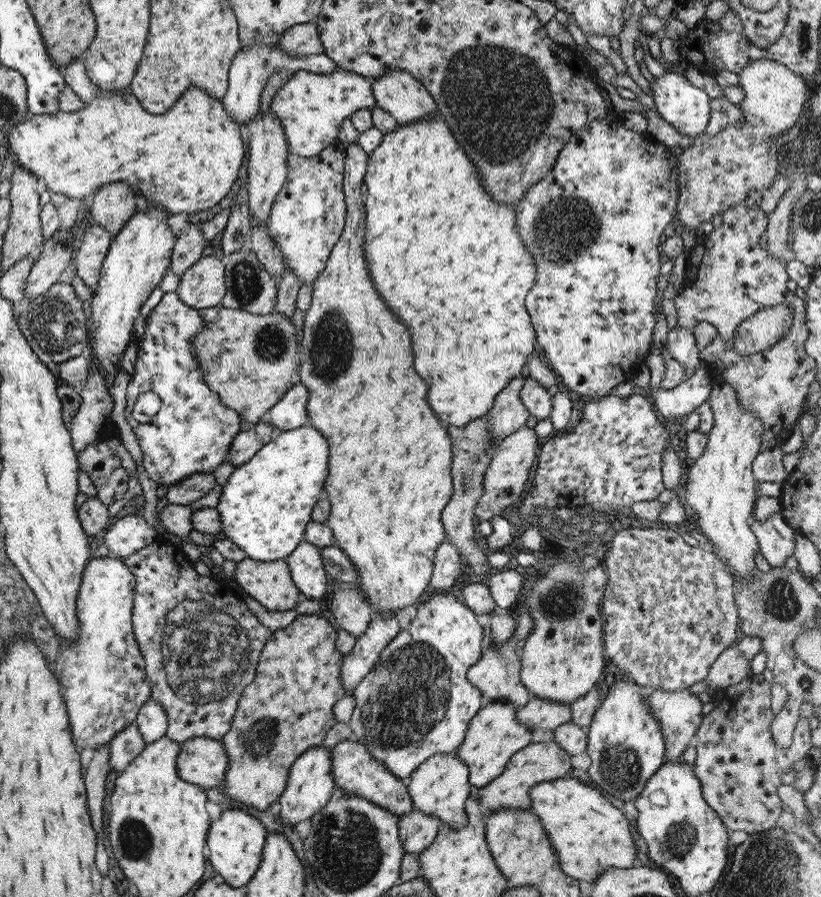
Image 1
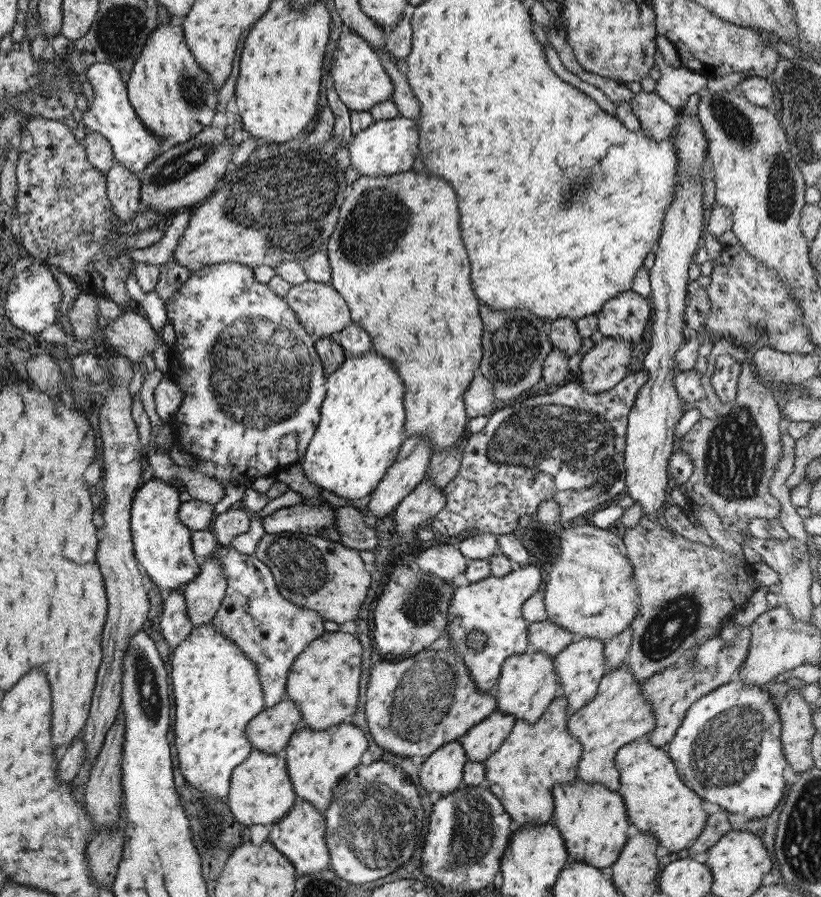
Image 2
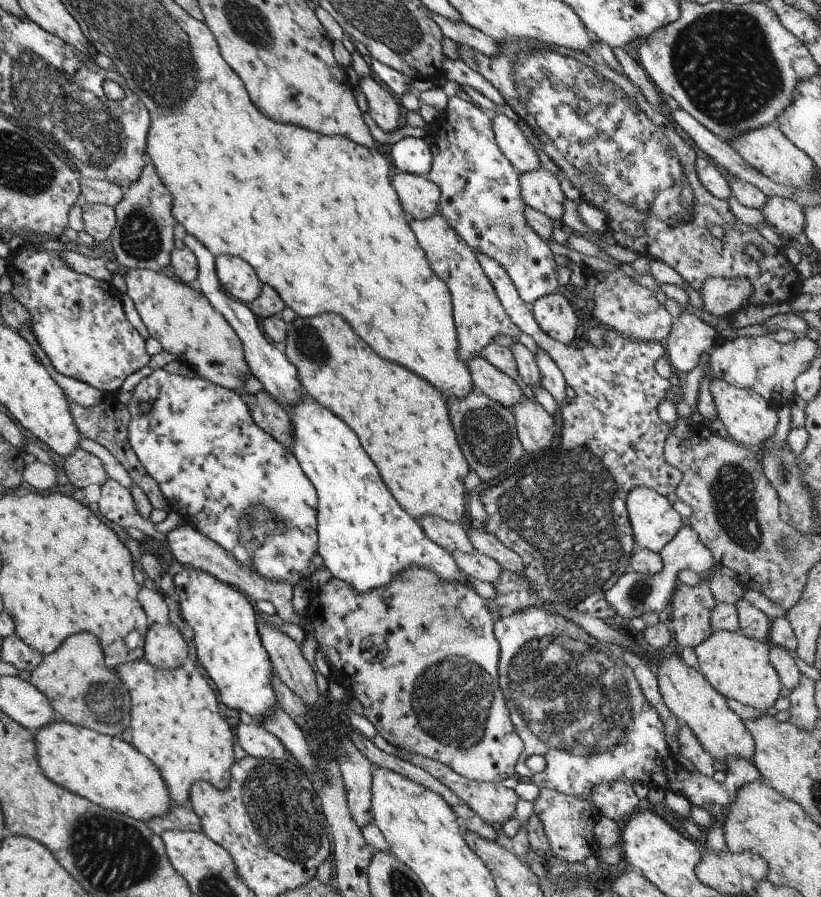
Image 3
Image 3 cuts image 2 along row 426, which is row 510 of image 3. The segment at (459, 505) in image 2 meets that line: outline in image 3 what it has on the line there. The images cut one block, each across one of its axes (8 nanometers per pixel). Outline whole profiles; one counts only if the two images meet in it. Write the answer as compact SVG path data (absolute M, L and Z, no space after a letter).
M485 254L474 256L511 323L520 332L530 335L539 350L547 352L561 372L565 385L575 393L575 398L558 404L557 411L561 414L559 442L539 455L521 460L517 465L521 471L515 470L499 484L478 490L479 502L487 514L483 530L495 536L502 546L515 552L525 566L521 574L501 569L492 584L495 598L490 605L506 613L531 606L550 608L547 604L565 604L567 608L610 622L614 612L603 600L603 592L607 592L619 576L629 571L629 556L635 549L625 507L627 494L631 488L643 486L665 497L675 492L683 476L663 458L664 442L672 427L661 422L656 414L656 407L671 387L668 380L661 378L653 368L655 361L664 357L665 350L657 342L632 340L608 328L603 330L603 346L599 348L589 343L583 348L573 348L555 342L535 323L529 306L519 298L505 270Z

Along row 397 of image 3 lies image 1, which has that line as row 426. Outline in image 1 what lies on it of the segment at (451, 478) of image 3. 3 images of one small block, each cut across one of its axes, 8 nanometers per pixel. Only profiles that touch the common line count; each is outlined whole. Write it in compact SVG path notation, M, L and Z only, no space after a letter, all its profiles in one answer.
M338 142L339 144L343 145L345 148L345 165L343 165L343 194L344 194L344 203L345 203L345 225L343 227L343 232L341 232L341 236L339 236L339 240L335 242L335 245L333 245L333 248L331 249L329 258L327 259L327 262L325 263L325 266L323 267L323 270L317 274L315 277L315 280L313 280L312 284L312 291L311 291L311 301L309 308L304 312L303 316L303 328L301 330L301 342L299 346L301 346L300 351L301 351L301 360L300 360L300 368L297 376L300 378L301 384L307 388L307 394L309 394L309 398L307 399L307 404L305 405L305 412L307 412L307 418L308 418L308 424L307 426L310 426L311 429L317 430L317 432L320 432L321 437L327 442L327 448L329 448L329 456L327 456L327 478L325 478L325 481L323 481L323 495L327 494L327 500L329 500L329 504L331 504L331 510L329 510L329 516L327 516L327 519L325 519L324 524L329 527L329 530L331 530L331 533L333 534L333 538L335 538L335 546L349 558L349 563L353 566L354 572L357 573L357 582L356 583L356 588L359 588L359 590L363 590L363 600L365 602L369 602L369 606L371 606L374 609L373 613L376 614L397 614L397 610L401 610L401 608L405 608L405 606L411 606L423 592L425 592L425 588L428 587L431 575L432 575L432 569L433 569L433 560L435 556L435 550L437 550L437 546L441 544L441 540L445 540L445 529L443 528L442 522L441 522L441 510L443 510L443 506L447 504L449 501L449 498L451 497L452 494L452 478L450 475L450 465L451 465L451 448L450 448L450 439L447 437L445 426L439 422L437 422L437 418L435 418L435 414L429 410L429 406L425 404L425 382L413 372L413 368L411 368L411 348L409 348L409 336L405 334L405 328L397 322L397 318L393 318L393 314L389 314L389 310L385 310L385 306L381 304L381 300L377 298L377 294L375 294L375 290L373 290L373 286L371 286L371 278L369 278L369 274L367 274L367 262L365 262L365 256L363 256L363 220L365 217L365 210L363 208L363 203L361 202L361 194L359 192L359 186L361 186L361 182L363 180L364 174L365 174L365 169L366 169L366 162L368 159L367 154L363 152L363 149L357 145L357 143L354 142L349 142L342 144Z

